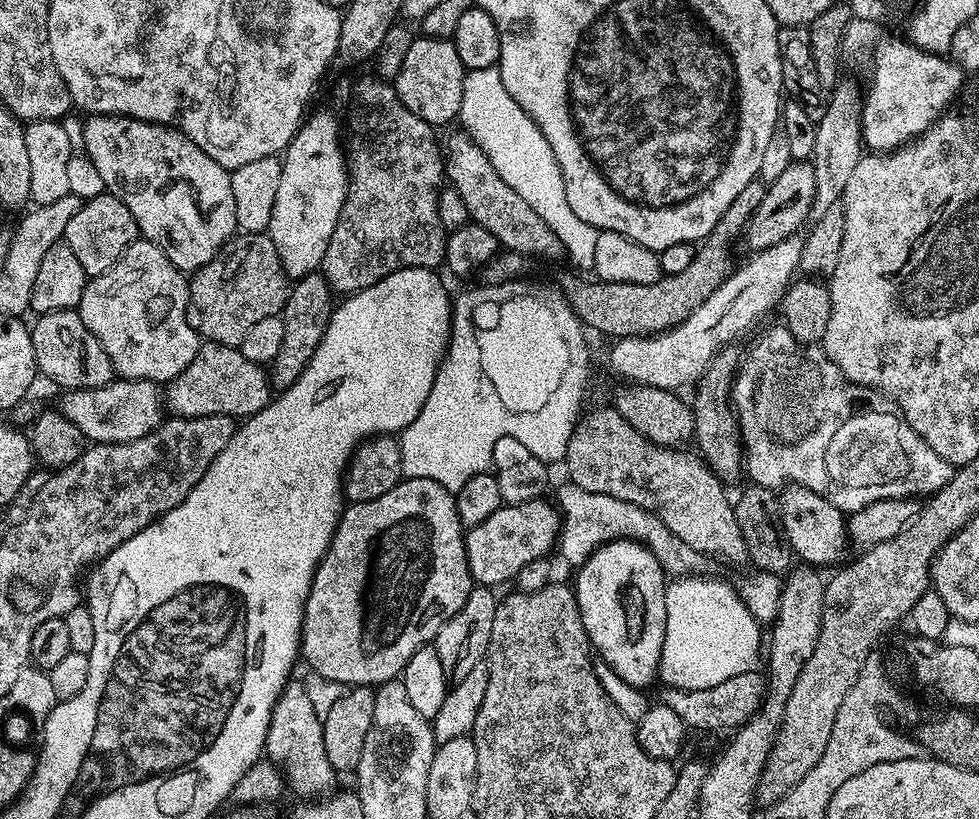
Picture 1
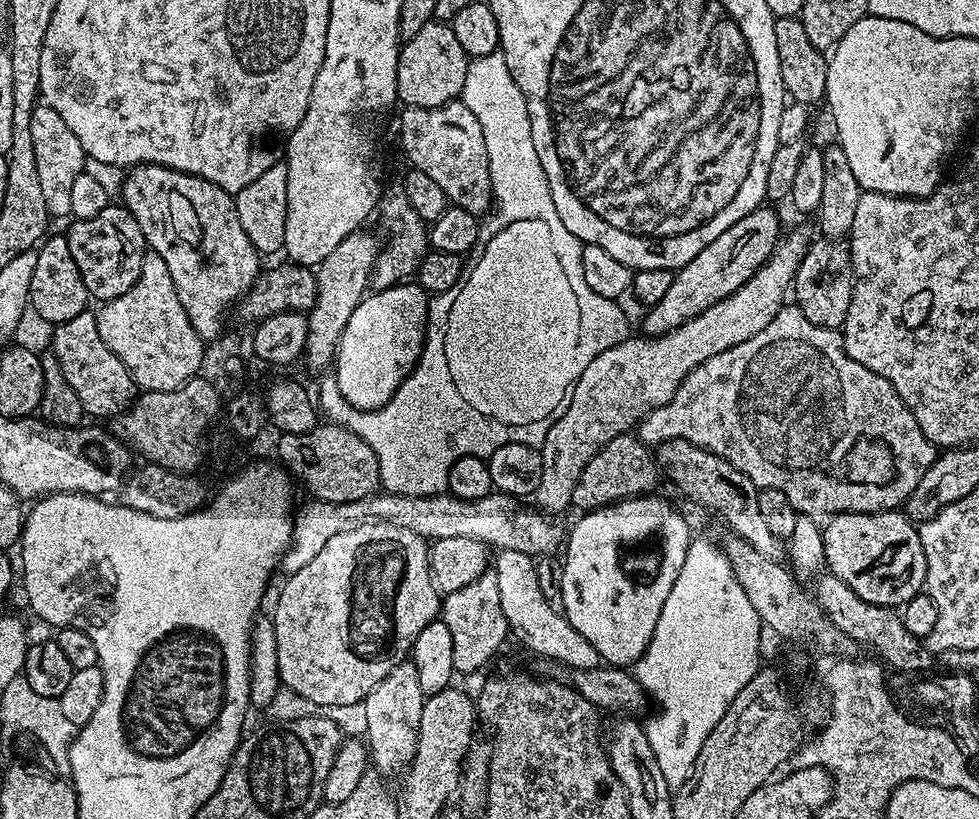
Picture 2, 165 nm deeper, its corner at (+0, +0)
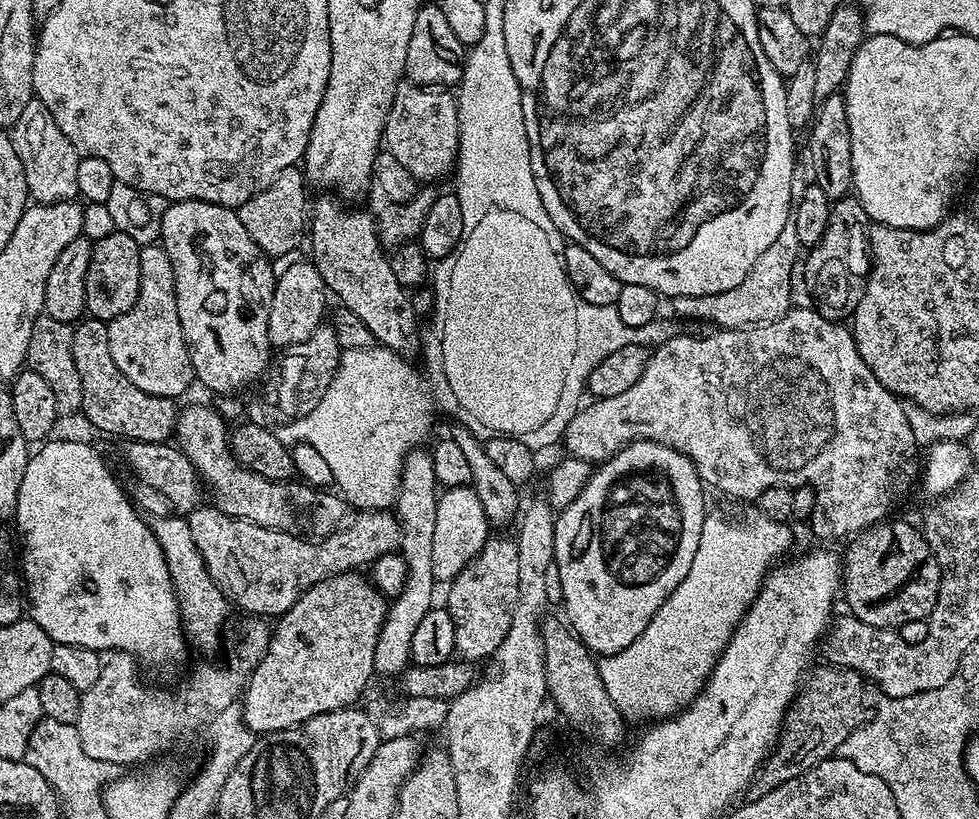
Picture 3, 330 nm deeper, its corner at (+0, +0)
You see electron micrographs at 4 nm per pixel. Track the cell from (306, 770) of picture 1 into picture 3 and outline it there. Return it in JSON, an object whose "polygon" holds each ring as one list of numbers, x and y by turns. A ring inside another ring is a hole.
{"polygon":[[180,514,171,515,151,517,150,527,170,570,187,643,200,644,202,651,212,652,220,644,220,631,228,620,230,605,214,578,210,578,210,570,206,570,206,562,194,543,194,534,190,534,187,519]]}

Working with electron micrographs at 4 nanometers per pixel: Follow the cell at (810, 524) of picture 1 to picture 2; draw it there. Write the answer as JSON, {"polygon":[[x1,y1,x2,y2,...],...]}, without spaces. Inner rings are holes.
{"polygon":[[903,511,838,512,823,529,827,571,842,578,858,598,899,609,910,598,921,595,926,578,926,550,922,550,925,537]]}

